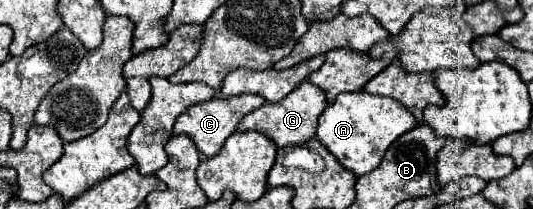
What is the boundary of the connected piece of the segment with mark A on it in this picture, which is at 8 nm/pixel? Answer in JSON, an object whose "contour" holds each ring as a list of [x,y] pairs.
{"contour":[[[366,91],[340,93],[332,105],[324,109],[318,119],[316,139],[354,175],[368,173],[382,163],[386,149],[404,133],[414,129],[418,121],[398,101],[390,97],[376,97]]]}

